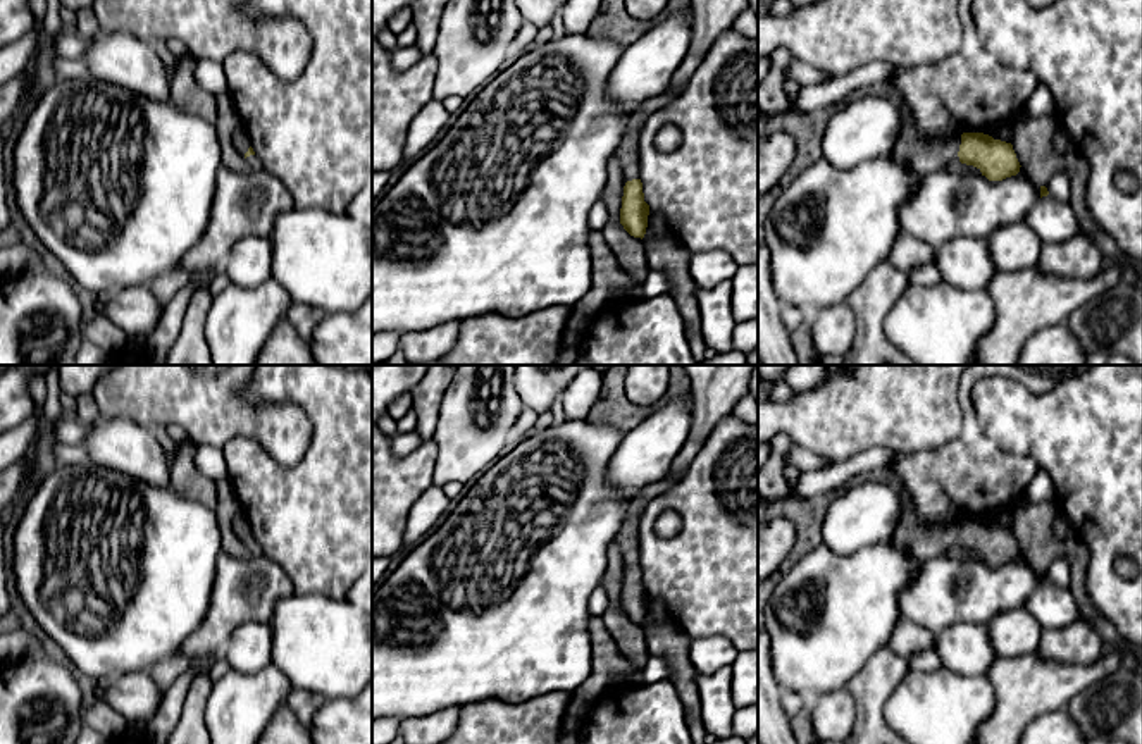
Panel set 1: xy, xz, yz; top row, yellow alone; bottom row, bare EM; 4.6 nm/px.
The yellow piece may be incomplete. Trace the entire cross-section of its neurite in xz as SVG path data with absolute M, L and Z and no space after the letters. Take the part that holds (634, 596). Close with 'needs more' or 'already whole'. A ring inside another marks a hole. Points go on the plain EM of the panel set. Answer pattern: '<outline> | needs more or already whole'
M673 477L642 487L636 498L627 503L624 522L615 537L615 544L622 548L625 572L620 594L620 610L634 623L644 623L648 613L649 591L644 587L642 568L639 565L639 522L656 496L672 489Z | needs more

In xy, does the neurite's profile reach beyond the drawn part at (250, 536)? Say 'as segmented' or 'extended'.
extended

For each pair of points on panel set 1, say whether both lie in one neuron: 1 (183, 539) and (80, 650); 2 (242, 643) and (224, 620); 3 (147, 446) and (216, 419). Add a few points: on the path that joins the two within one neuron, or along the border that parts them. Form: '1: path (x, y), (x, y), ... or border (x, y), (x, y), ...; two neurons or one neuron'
1: path (176, 574), (176, 579), (114, 641); one neuron
2: border (267, 622), (242, 624), (221, 651); two neurons
3: border (114, 415), (123, 415), (152, 429); two neurons

